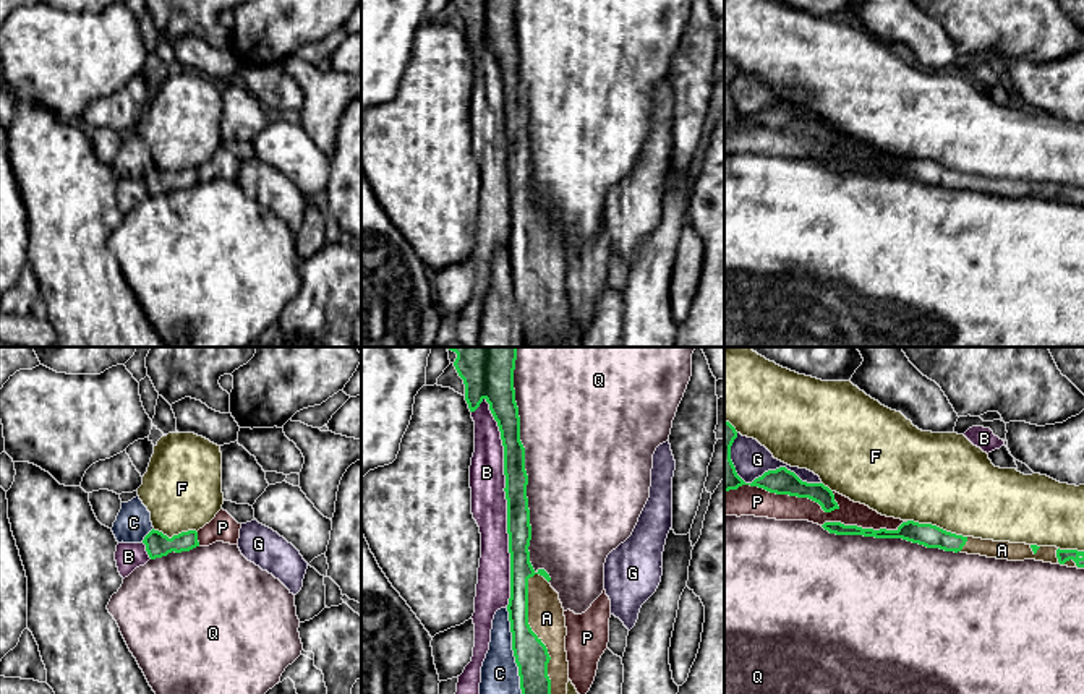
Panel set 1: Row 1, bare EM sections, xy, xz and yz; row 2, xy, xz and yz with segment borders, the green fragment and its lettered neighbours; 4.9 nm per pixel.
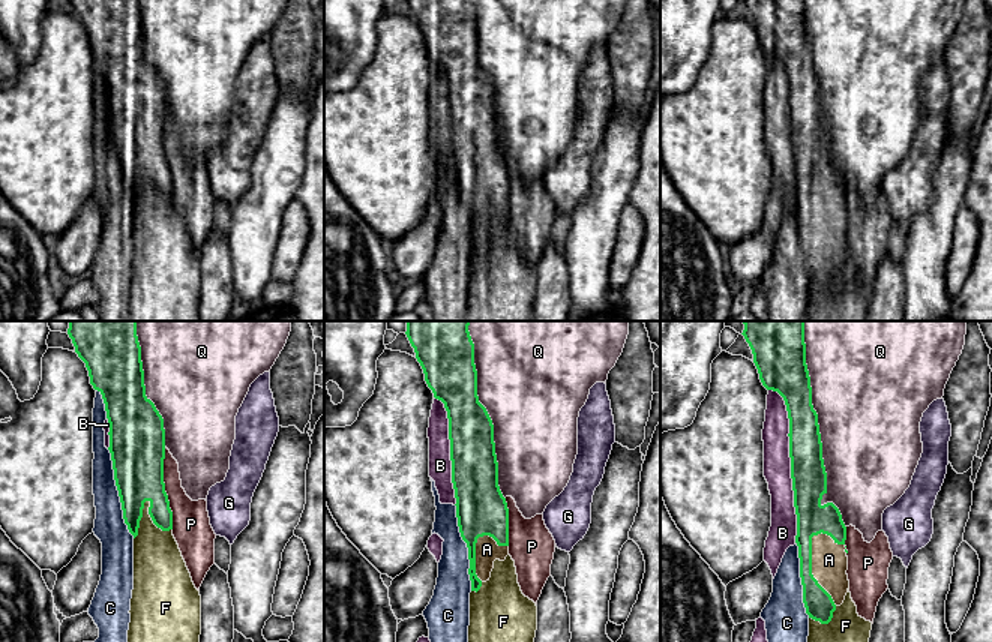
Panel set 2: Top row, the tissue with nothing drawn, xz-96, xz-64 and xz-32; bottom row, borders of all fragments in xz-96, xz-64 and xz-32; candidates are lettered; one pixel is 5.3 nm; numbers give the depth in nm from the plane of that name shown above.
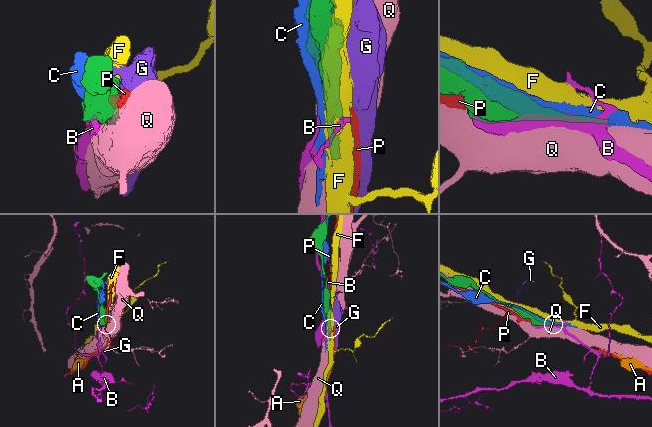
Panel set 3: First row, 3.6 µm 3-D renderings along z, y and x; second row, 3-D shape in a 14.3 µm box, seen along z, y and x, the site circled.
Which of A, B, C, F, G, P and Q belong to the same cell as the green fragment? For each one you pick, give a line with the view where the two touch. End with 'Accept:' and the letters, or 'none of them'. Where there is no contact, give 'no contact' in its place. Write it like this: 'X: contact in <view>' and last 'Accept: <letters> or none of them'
A: contact in xz
Accept: A

